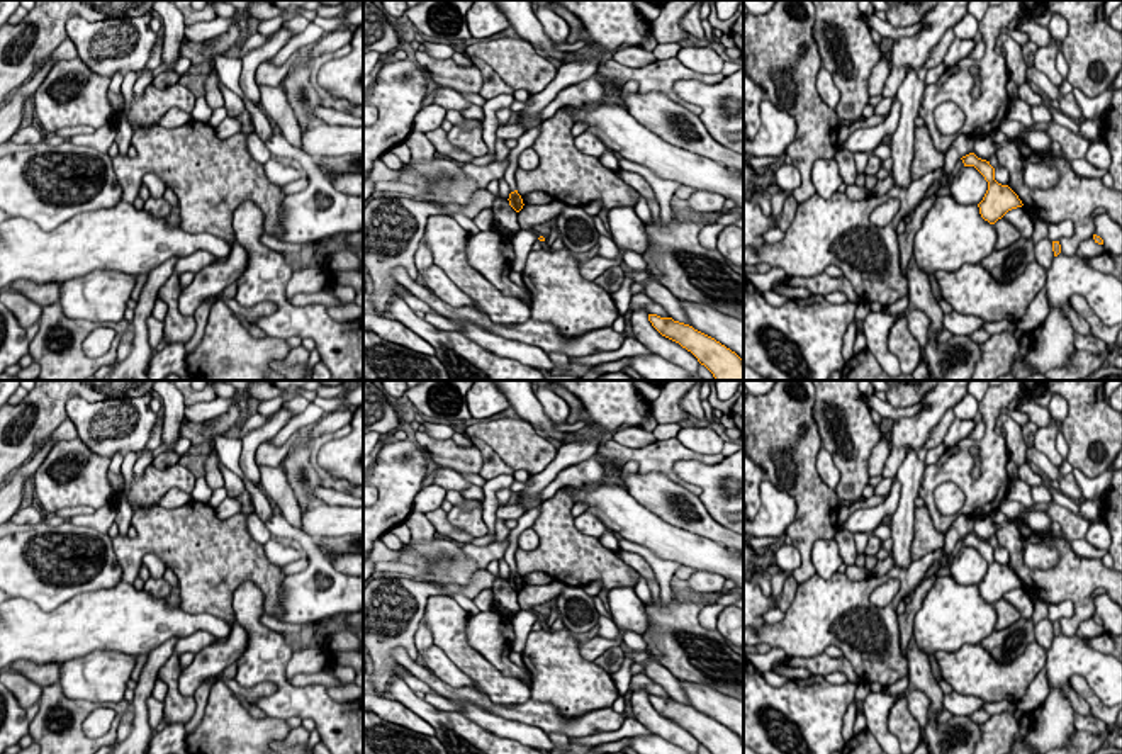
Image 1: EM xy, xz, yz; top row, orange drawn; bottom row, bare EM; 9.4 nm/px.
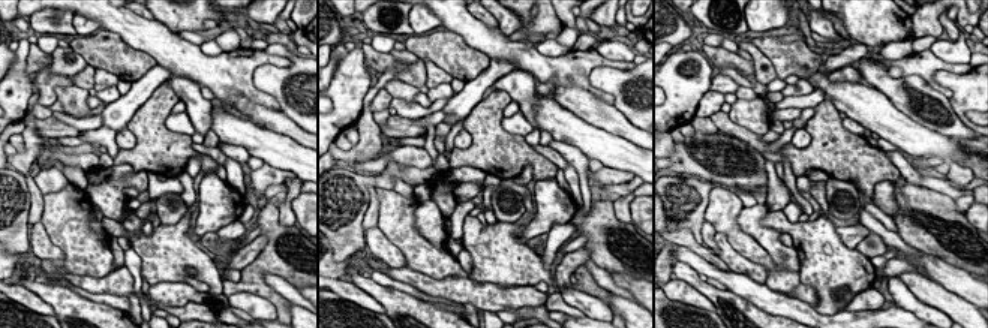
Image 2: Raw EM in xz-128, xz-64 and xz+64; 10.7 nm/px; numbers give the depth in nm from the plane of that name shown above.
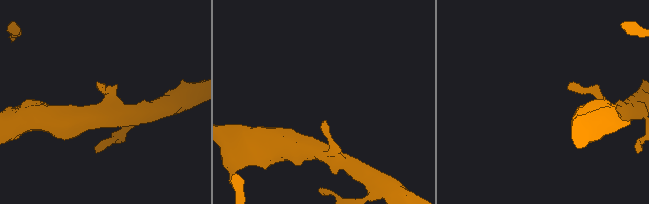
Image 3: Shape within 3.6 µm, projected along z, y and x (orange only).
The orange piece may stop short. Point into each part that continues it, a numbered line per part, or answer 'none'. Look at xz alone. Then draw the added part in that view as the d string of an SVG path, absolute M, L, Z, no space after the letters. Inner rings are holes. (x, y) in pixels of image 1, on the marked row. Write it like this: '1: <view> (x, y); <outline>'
1: xz (525, 141); M536 126L536 127L533 127L533 129L528 129L528 131L518 139L518 146L509 151L509 156L508 156L509 166L506 168L506 173L504 173L502 178L508 182L511 192L516 190L514 173L516 173L516 170L519 168L519 166L518 166L518 156L519 156L525 149L531 148L531 144L533 144L533 141L538 138L538 134L540 134L540 126Z

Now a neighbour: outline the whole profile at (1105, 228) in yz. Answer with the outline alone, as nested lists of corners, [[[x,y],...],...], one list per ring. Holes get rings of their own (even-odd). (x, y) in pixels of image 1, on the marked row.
[[[1108,216],[1095,217],[1095,234],[1103,239],[1107,253],[1122,255],[1122,228]]]

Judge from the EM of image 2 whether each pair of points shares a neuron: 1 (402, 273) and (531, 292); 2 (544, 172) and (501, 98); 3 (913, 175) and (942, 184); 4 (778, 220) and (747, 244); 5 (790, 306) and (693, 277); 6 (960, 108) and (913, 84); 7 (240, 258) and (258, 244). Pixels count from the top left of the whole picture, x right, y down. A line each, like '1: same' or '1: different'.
1: same
2: same
3: same
4: different
5: different
6: different
7: same

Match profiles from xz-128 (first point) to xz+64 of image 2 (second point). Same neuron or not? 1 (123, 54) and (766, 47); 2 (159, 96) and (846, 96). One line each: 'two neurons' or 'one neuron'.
1: one neuron
2: two neurons

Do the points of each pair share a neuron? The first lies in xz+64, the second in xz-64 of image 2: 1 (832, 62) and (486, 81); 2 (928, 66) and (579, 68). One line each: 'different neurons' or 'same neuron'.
1: same neuron
2: same neuron

